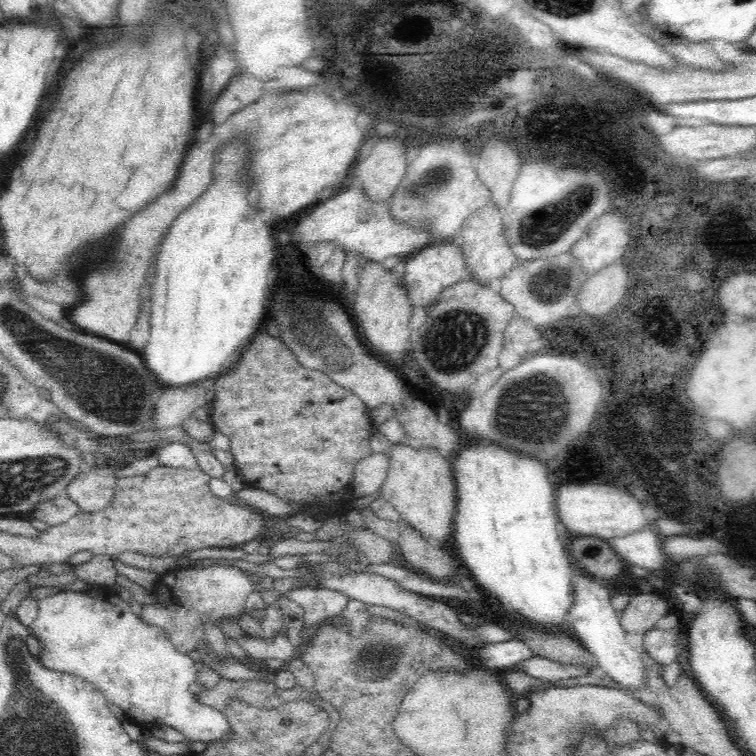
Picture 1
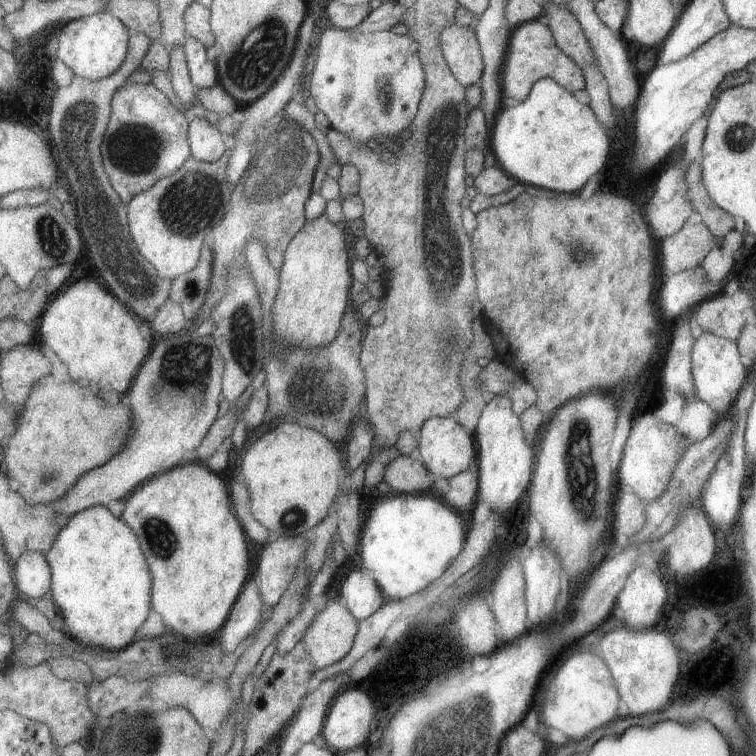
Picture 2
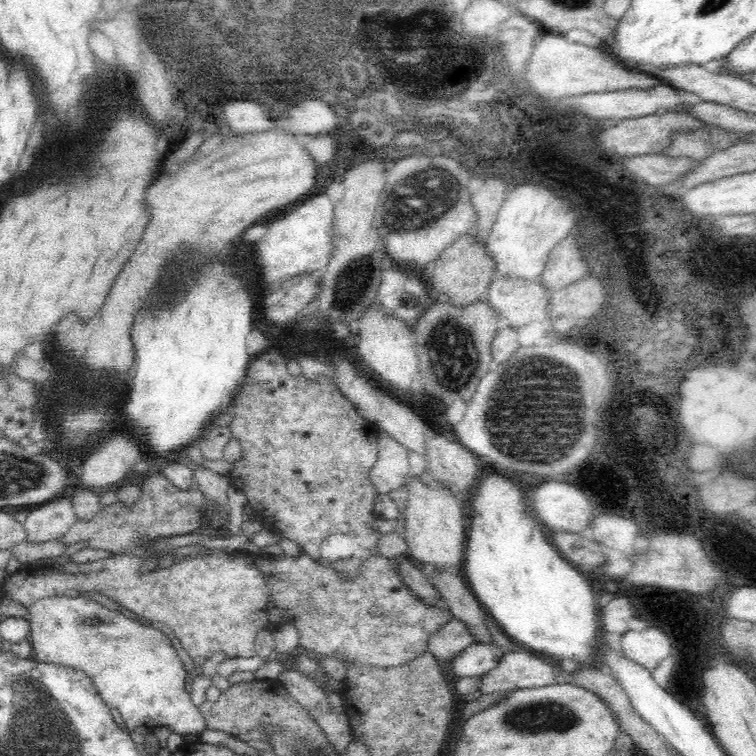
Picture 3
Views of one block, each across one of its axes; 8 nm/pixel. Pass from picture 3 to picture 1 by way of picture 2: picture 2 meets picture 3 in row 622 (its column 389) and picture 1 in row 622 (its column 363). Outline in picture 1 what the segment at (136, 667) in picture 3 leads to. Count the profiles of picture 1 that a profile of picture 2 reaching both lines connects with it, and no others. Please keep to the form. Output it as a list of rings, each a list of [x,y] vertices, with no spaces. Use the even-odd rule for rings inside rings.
[[[110,586],[88,588],[84,592],[64,590],[40,600],[38,614],[34,624],[30,626],[30,632],[36,636],[36,640],[42,646],[38,660],[44,666],[56,672],[76,674],[88,680],[92,686],[96,686],[96,690],[100,690],[100,694],[108,698],[110,706],[116,704],[118,708],[122,708],[126,720],[148,730],[162,728],[162,726],[176,728],[190,742],[202,740],[208,744],[220,738],[228,738],[232,734],[226,714],[194,700],[194,694],[188,690],[194,682],[198,682],[198,670],[194,668],[196,662],[192,660],[192,656],[178,652],[168,640],[168,632],[164,628],[150,626],[138,620],[130,610],[130,604],[122,602],[110,590]]]

